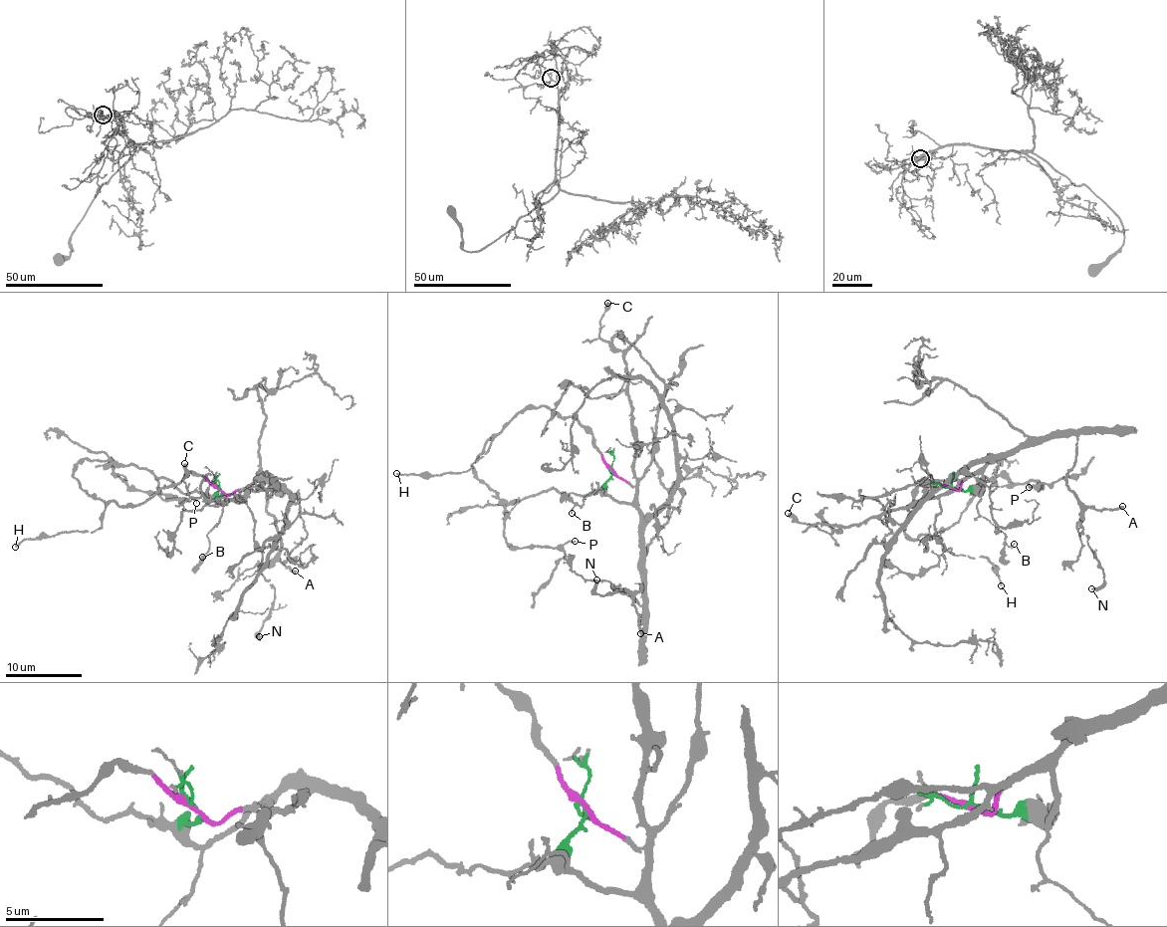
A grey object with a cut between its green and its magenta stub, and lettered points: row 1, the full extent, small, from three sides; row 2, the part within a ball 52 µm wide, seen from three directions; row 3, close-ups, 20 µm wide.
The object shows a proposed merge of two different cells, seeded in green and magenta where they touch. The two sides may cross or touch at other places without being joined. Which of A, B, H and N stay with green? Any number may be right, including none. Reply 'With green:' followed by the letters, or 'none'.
With green: A, B, N

